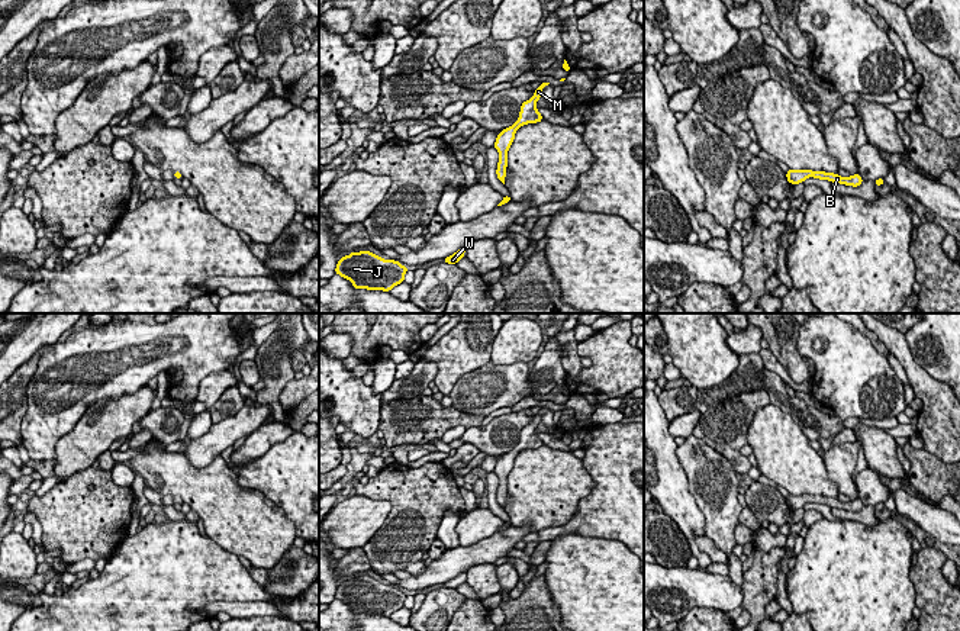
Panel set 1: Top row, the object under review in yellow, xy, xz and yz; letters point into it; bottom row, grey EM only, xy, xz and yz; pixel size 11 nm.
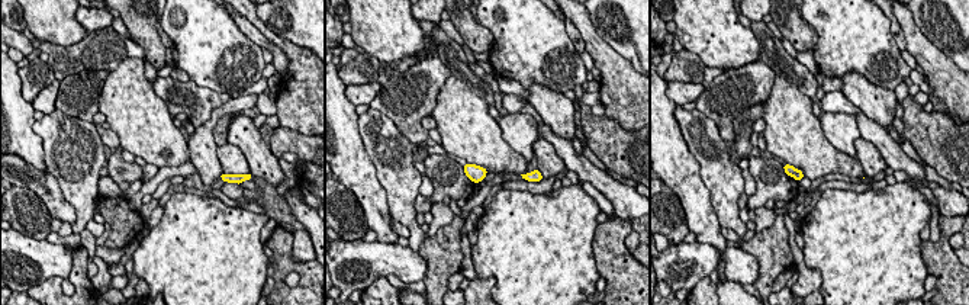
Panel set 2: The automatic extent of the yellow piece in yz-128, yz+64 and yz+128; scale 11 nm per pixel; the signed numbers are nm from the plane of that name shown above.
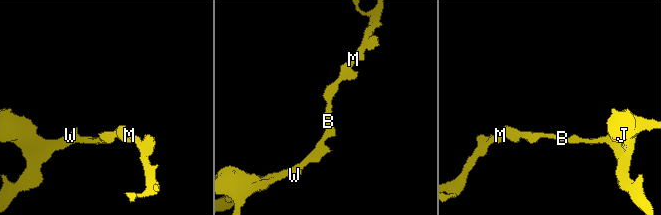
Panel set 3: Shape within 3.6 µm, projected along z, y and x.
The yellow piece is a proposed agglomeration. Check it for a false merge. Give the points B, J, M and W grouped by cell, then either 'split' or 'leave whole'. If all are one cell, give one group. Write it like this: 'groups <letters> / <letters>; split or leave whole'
groups B J M W; leave whole

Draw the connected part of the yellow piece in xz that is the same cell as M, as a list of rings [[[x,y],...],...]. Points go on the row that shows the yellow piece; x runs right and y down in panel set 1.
[[[547,81],[541,83],[541,86],[534,91],[534,96],[521,104],[521,112],[519,112],[518,120],[512,126],[500,131],[496,138],[496,142],[493,145],[499,152],[496,176],[503,184],[505,184],[506,167],[508,167],[508,162],[506,162],[508,151],[509,151],[510,145],[513,144],[516,131],[524,125],[538,123],[541,120],[544,120],[541,113],[535,107],[535,104],[541,99],[542,88],[548,84],[550,83],[547,83]]]

